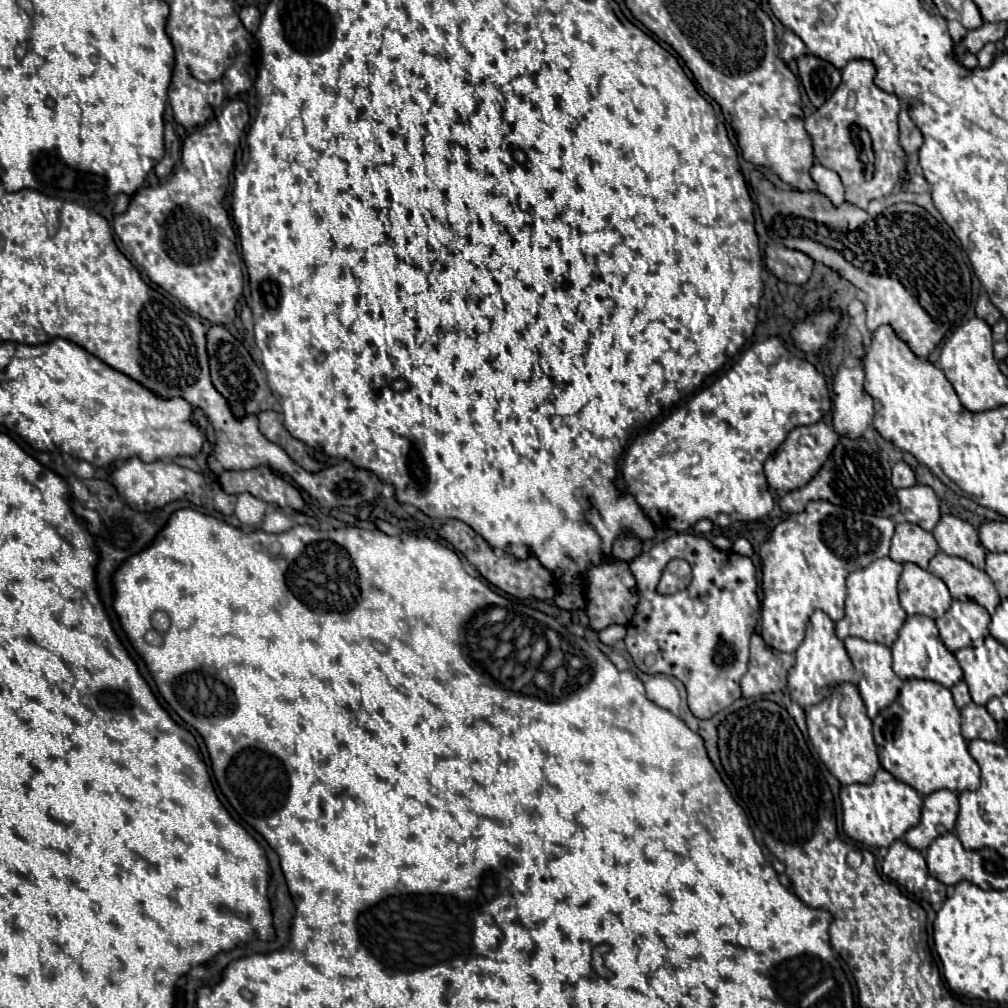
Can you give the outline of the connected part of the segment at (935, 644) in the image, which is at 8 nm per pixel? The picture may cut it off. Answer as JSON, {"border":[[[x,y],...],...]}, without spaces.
{"border":[[[912,615],[904,621],[902,629],[898,631],[898,639],[892,645],[894,657],[894,673],[900,679],[930,679],[944,687],[952,687],[962,679],[962,669],[952,651],[948,651],[938,635],[936,623],[924,615]]]}

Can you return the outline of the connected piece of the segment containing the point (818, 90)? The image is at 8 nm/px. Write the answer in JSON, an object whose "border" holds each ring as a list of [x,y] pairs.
{"border":[[[802,55],[798,59],[798,75],[814,107],[824,105],[840,85],[840,71],[816,55]]]}

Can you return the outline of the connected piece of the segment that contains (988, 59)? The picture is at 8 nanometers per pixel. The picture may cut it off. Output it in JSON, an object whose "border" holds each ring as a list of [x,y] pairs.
{"border":[[[988,43],[988,45],[984,45],[984,47],[978,51],[976,57],[978,57],[978,61],[980,61],[980,67],[986,69],[986,67],[992,65],[992,61],[994,61],[994,57],[996,57],[996,47],[994,47],[992,43]]]}

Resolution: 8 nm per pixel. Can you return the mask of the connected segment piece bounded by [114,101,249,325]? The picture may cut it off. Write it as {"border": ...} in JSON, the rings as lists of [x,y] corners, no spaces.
{"border":[[[230,101],[214,119],[182,145],[182,165],[158,187],[132,195],[124,213],[114,217],[114,233],[124,253],[144,267],[148,279],[210,323],[232,323],[242,297],[242,259],[224,207],[234,153],[249,121],[248,105]]]}

